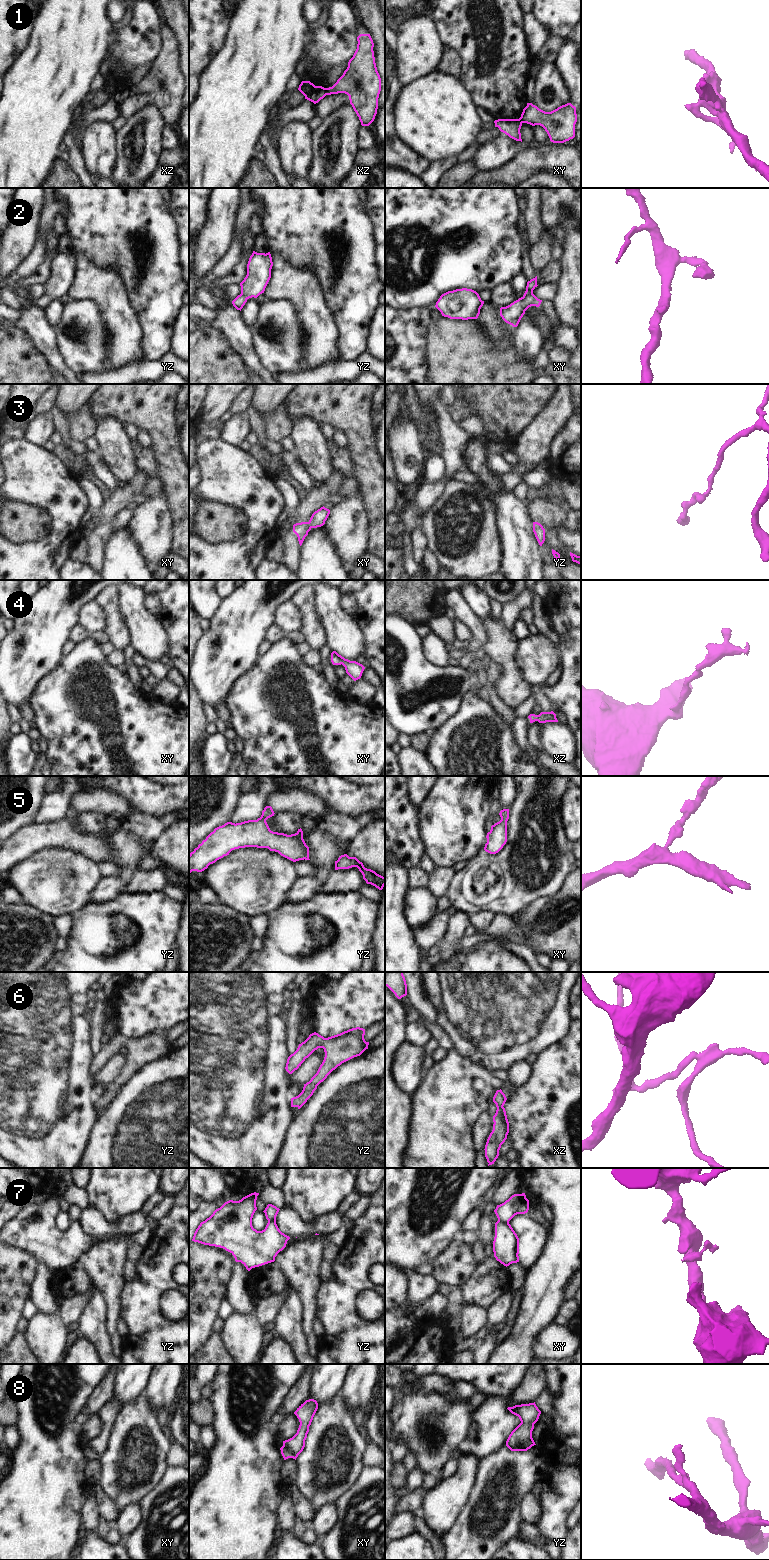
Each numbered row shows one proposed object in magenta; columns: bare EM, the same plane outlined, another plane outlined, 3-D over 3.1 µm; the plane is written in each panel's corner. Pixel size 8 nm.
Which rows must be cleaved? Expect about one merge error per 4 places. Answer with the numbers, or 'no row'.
1, 7

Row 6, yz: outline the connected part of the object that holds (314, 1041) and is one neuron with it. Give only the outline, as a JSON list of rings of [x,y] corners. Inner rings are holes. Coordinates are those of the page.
[[[356,1027],[340,1034],[324,1038],[314,1032],[299,1044],[297,1050],[291,1054],[286,1063],[286,1071],[292,1074],[318,1048],[323,1048],[325,1057],[317,1073],[309,1082],[304,1084],[302,1092],[291,1098],[291,1107],[300,1109],[313,1095],[317,1086],[342,1063],[360,1056],[368,1049],[369,1042],[364,1039],[365,1029]]]

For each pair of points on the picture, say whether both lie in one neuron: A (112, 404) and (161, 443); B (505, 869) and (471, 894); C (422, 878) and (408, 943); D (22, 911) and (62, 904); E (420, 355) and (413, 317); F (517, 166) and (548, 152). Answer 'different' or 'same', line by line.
A: same
B: same
C: different
D: different
E: same
F: same

